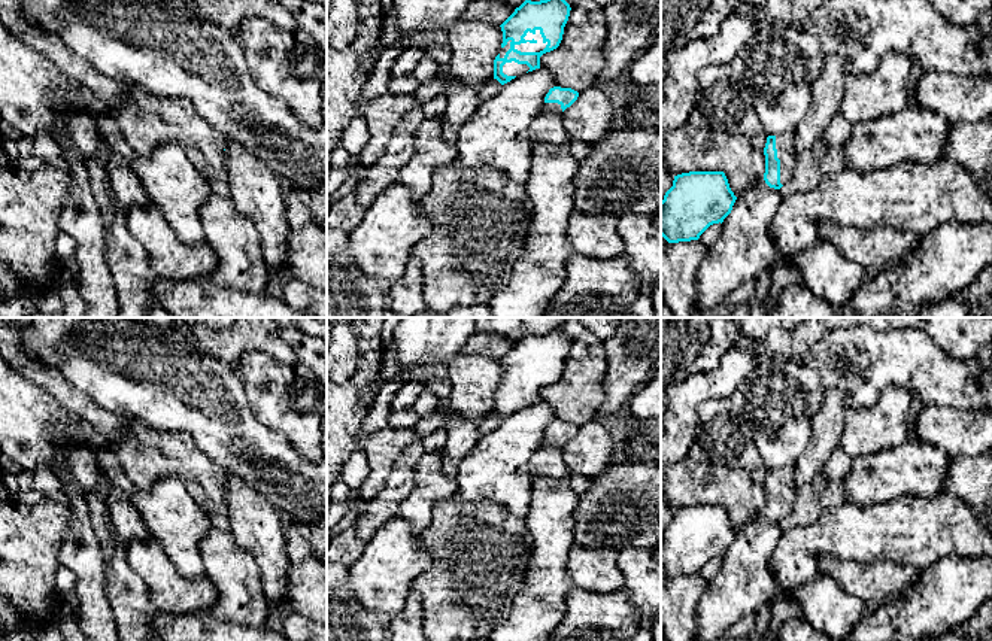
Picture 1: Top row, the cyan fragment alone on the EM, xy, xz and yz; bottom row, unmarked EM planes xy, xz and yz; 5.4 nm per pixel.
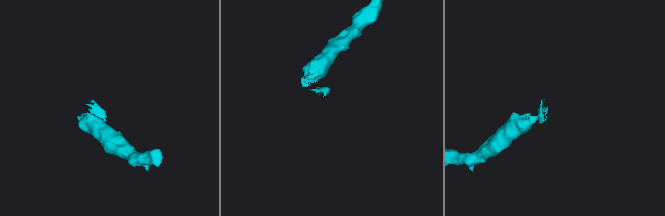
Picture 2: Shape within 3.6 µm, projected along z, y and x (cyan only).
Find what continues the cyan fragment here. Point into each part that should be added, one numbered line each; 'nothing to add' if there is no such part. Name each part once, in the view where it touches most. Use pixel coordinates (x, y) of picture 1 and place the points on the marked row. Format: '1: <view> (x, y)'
1: xz (527, 46)

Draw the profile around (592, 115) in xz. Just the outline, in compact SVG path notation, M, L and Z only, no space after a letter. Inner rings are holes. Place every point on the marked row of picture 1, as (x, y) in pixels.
M600 86L580 91L561 116L570 139L588 145L595 145L616 127L616 106Z

